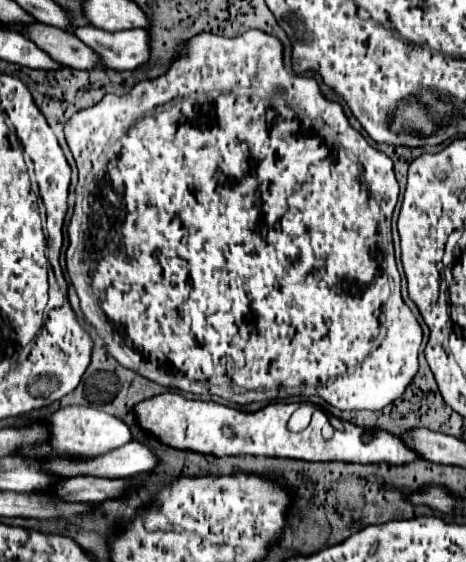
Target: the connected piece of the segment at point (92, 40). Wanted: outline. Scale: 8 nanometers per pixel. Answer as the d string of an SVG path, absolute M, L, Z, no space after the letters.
M79 27L75 35L97 51L101 63L109 69L117 71L135 71L145 65L151 57L149 33L145 29L129 29L129 31L103 31L97 27Z

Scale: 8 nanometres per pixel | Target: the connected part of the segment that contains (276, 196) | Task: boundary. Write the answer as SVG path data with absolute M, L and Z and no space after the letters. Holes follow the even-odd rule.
M257 29L247 31L239 37L231 37L231 39L221 37L221 35L213 35L213 33L201 33L201 35L191 39L191 43L187 47L187 53L181 59L177 59L163 77L145 79L145 81L137 83L123 97L105 95L101 103L73 115L73 119L66 122L64 133L67 135L67 145L69 145L75 161L77 161L77 169L79 169L77 191L79 191L79 199L81 199L81 211L75 213L77 215L75 221L79 221L79 245L77 245L77 251L75 251L75 257L73 257L73 265L69 267L71 269L71 281L77 289L79 299L81 299L81 309L83 309L85 321L91 323L97 329L97 333L105 341L105 347L107 347L109 355L113 355L123 367L135 369L137 373L141 373L143 377L147 377L147 379L151 379L159 385L173 387L173 389L179 389L179 391L185 391L185 393L195 393L195 395L215 395L215 397L221 397L221 399L237 403L237 405L249 405L249 403L255 403L255 401L271 401L271 399L287 399L287 397L297 397L297 395L319 395L323 401L327 401L329 405L333 405L341 411L345 411L345 409L369 409L369 411L383 409L385 405L389 405L391 401L401 397L401 393L413 381L413 377L417 373L417 367L419 367L417 365L417 353L419 353L423 333L421 333L419 321L415 319L411 309L405 307L405 303L401 299L401 291L399 291L401 277L399 277L399 271L397 271L397 265L395 265L393 243L389 239L389 233L385 233L385 239L387 239L385 251L379 253L379 235L381 235L379 227L381 227L381 219L383 219L383 209L385 209L385 229L389 229L391 213L393 213L393 207L395 207L397 195L399 195L399 185L397 185L397 179L395 179L395 173L393 173L393 161L385 153L373 149L359 131L351 129L341 105L335 103L335 101L327 101L321 95L319 85L313 77L303 77L303 75L297 75L293 71L291 73L285 71L283 45L277 37L267 35L263 31L257 31ZM133 125L139 125L139 129L135 129L135 133L131 133ZM389 269L393 269L393 287L391 287ZM391 289L393 289L393 327L385 325L385 311L383 311L385 303L391 297ZM371 347L373 347L373 369L357 369L357 365L361 365L361 361L365 361L365 357L371 353Z

